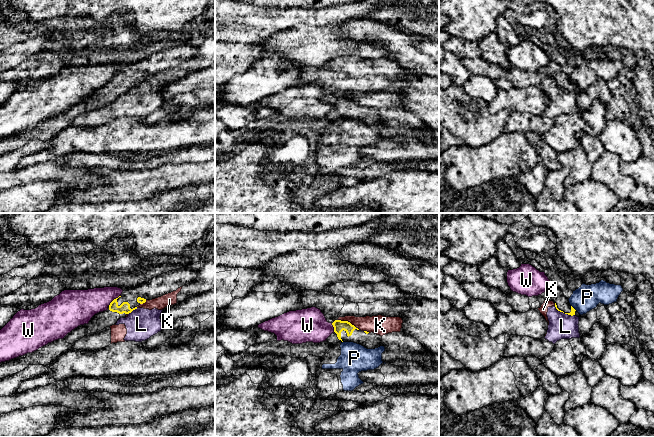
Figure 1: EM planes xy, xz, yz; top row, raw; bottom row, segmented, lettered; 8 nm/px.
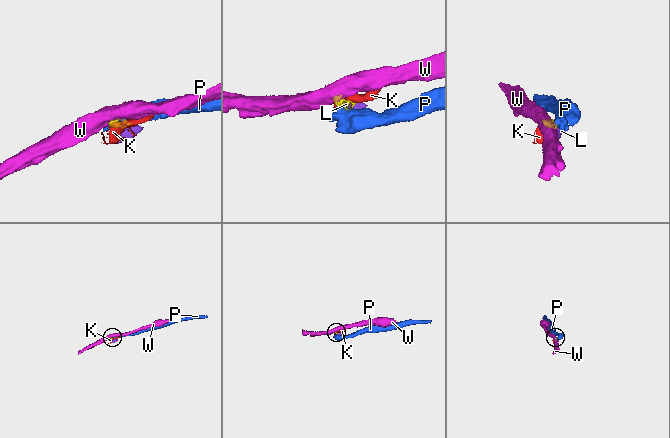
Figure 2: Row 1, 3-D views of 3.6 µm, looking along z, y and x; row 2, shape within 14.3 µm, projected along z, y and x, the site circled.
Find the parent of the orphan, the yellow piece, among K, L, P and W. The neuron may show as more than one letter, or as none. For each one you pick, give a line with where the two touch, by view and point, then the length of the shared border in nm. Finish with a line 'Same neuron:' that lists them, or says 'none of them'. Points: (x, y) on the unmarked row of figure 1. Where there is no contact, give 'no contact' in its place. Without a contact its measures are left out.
Same neuron: none of them

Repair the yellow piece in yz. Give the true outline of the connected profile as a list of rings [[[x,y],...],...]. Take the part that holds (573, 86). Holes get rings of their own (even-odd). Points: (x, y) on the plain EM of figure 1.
[[[551,60],[547,67],[541,70],[545,76],[550,76],[555,79],[558,87],[568,91],[575,91],[575,85],[570,81],[568,74],[566,74],[559,63]]]

